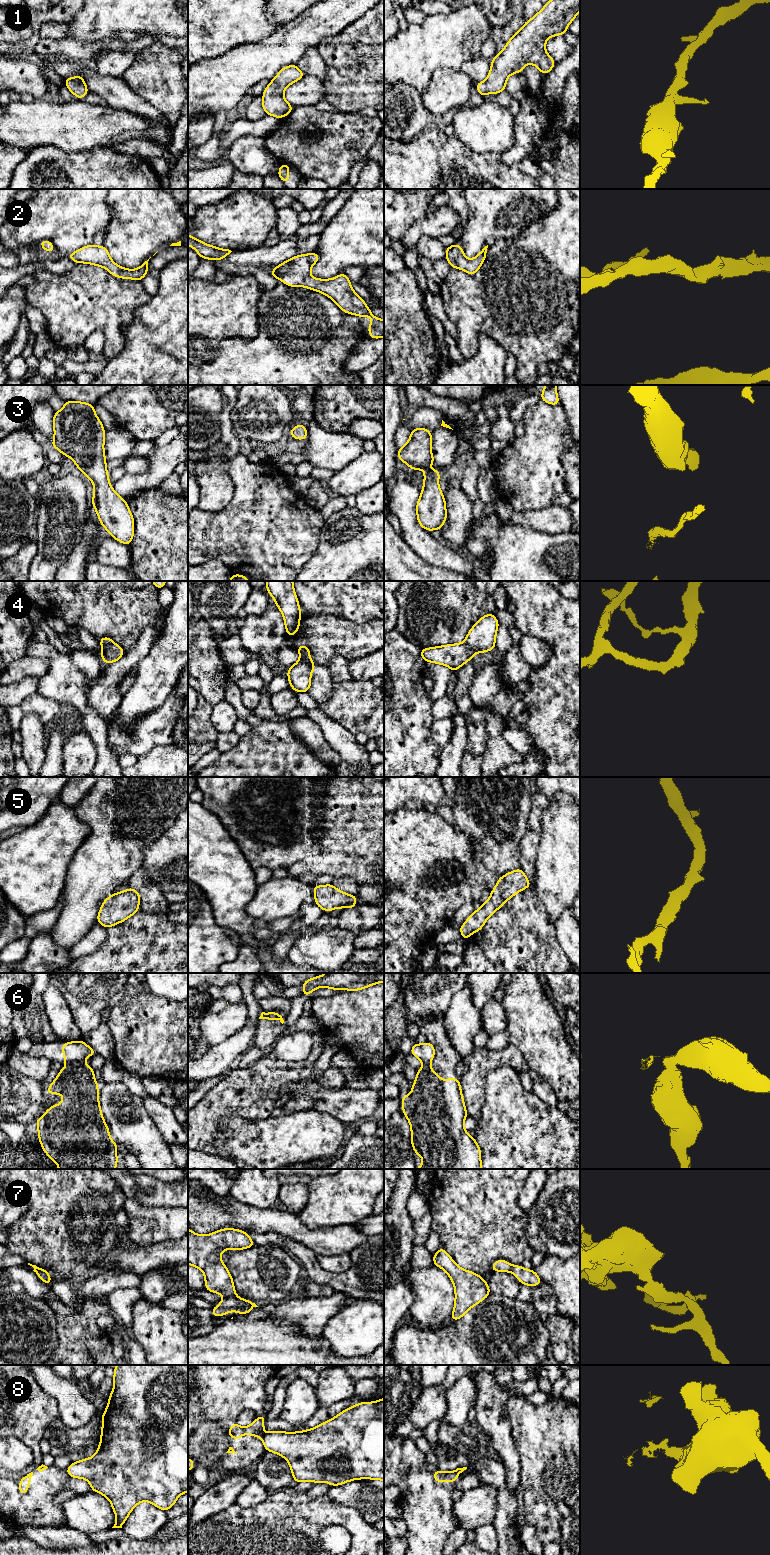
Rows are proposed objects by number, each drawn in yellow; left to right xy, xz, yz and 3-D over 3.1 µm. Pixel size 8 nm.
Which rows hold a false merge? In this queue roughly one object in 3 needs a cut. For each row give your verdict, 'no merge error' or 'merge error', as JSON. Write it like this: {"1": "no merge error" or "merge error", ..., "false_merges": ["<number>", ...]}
{"1": "no merge error", "2": "no merge error", "3": "no merge error", "4": "merge error", "5": "no merge error", "6": "merge error", "7": "merge error", "8": "merge error", "false_merges": ["4", "6", "7", "8"]}

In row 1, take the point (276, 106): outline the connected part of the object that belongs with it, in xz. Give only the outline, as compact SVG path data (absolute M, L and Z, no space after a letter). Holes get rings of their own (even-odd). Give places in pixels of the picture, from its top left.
M296 64L282 68L263 92L262 108L266 114L277 118L287 116L294 106L291 106L282 95L287 86L304 76L305 74Z

